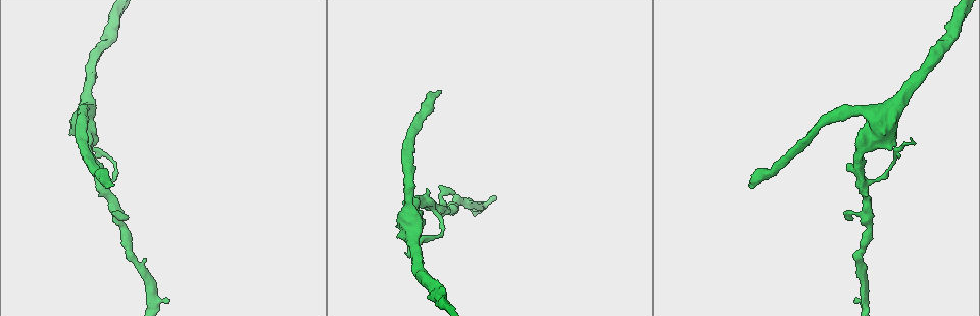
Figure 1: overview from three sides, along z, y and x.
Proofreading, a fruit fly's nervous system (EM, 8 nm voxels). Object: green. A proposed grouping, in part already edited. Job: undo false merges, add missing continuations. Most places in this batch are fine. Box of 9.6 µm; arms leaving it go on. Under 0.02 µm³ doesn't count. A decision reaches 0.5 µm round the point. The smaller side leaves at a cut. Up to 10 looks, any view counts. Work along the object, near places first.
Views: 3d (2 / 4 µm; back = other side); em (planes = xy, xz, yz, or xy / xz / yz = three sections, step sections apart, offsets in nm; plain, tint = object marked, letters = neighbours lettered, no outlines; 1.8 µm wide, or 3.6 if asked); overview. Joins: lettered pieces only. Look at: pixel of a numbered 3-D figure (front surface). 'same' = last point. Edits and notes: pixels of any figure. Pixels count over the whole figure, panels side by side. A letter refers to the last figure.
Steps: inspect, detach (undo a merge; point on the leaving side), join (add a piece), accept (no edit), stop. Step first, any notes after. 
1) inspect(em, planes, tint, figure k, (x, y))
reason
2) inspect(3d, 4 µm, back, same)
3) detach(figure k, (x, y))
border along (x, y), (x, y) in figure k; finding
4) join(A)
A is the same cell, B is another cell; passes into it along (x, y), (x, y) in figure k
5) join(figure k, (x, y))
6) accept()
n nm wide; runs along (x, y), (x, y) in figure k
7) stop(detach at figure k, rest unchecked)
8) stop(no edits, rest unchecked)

inspect(3d, 2 µm, figure 1, (496, 199))
branch stops here

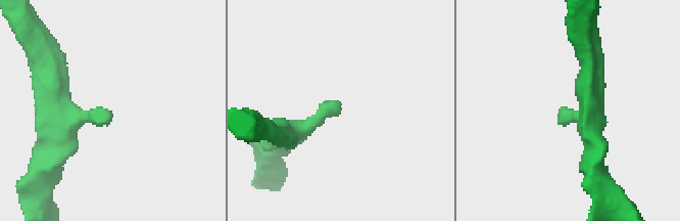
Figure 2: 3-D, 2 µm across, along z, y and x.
inspect(em, planes, letters, figure 2, (107, 126))
arms of 200, 220 nm; need the tissue

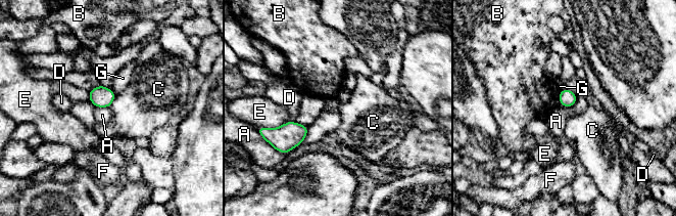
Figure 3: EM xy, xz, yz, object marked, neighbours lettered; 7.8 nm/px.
accept()
A, B, C, D, E, F and G are other cells; border along (578, 98), (570, 106), (562, 105) in figure 3; no lettered piece goes on from it

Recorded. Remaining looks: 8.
inspect(3d, 2 µm, figure 1, (112, 184))
end of a long branch

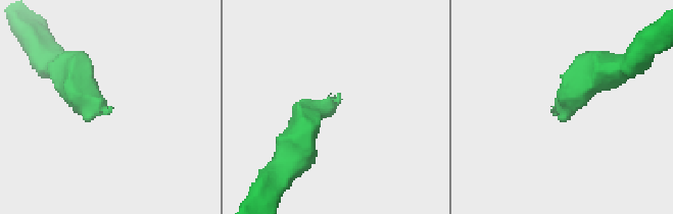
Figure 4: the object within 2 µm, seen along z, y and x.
inspect(em, xz, step 16, letters, figure 4, (110, 109))

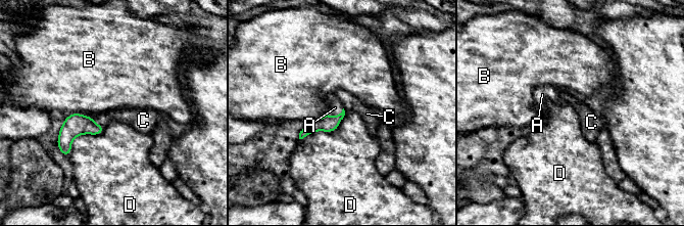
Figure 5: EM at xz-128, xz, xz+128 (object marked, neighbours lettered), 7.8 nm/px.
join(A)
A is the same cell, B, C and D are other cells; passes into it along (327, 124), (334, 118), (335, 107) in figure 5; the neuron continues

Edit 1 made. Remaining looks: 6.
inspect(overview)
redraw

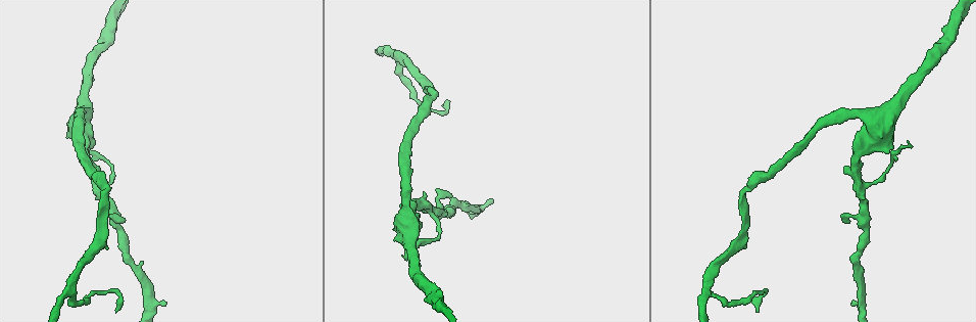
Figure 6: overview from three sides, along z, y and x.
inspect(3d, 4 µm, figure 6, (435, 240))
touches itself

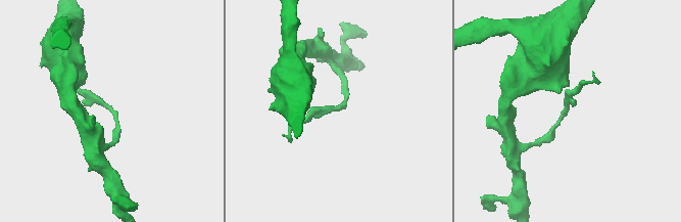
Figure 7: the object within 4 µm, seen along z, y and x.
inspect(em, yz, step 4, tint, figure 7, (111, 106))

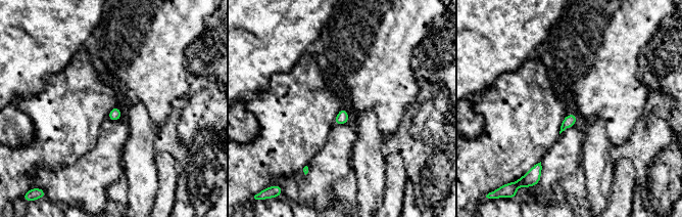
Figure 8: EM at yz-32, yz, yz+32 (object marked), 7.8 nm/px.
inspect(em, planes, letters, same)
cut it another way

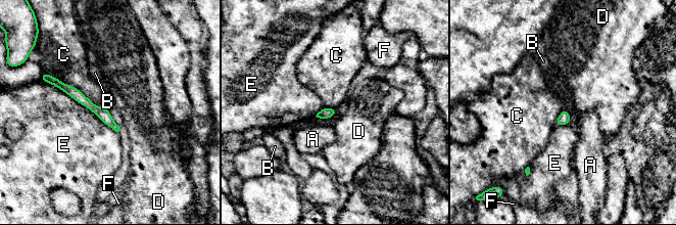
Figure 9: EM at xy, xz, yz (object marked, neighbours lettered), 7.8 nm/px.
accept()
A, B, C, D, E and F are other cells; continuous, no second neuron

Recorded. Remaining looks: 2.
inspect(em, planes, letters, figure 6, (449, 196))
free end

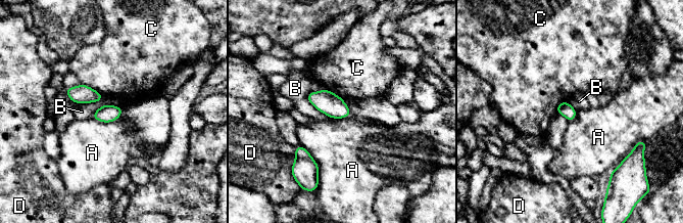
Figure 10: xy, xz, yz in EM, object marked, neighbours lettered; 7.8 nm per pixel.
accept()
A, B, C and D are other cells; border along (299, 144), (316, 163), (319, 179) in figure 10; none of them fits

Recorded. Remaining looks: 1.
stop(join at figure 5, rest unchecked)

